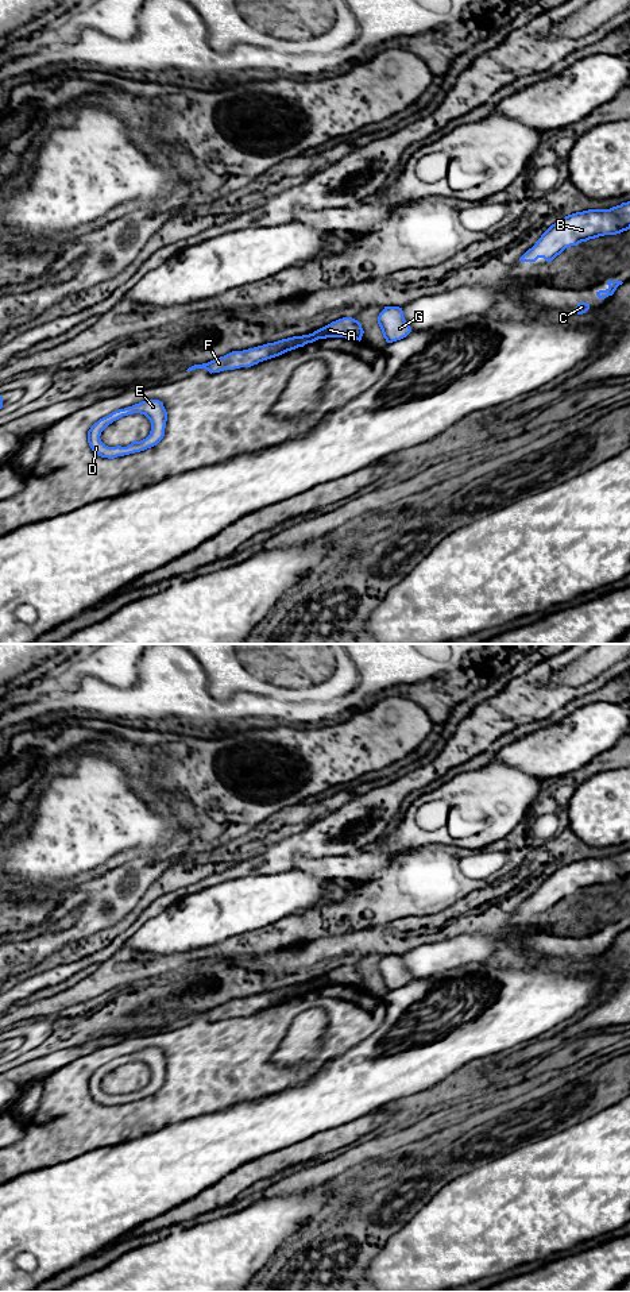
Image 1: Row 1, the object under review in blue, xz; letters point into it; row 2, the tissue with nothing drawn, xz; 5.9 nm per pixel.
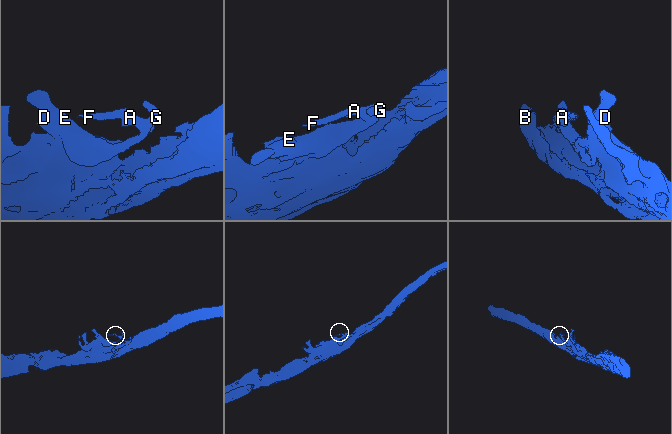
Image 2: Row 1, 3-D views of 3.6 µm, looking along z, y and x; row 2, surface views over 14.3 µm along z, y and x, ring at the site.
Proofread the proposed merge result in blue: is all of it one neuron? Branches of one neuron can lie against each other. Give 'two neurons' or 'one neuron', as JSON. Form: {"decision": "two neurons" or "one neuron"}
{"decision": "two neurons"}

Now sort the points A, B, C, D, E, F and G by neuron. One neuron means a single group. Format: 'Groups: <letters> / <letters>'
Groups: A B C D E G / F

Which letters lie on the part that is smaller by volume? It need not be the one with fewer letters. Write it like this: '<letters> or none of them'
F

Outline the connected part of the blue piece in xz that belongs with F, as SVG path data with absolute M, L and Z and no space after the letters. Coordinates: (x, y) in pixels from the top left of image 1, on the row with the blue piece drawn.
M308 335L293 336L243 351L232 351L208 363L194 365L189 367L186 371L192 371L196 369L205 369L212 374L224 370L251 367L254 365L258 365L259 362L279 356L298 347L304 347L305 344L308 344Z

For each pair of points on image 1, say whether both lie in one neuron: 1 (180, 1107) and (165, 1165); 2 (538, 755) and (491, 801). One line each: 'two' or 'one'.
1: two
2: two

